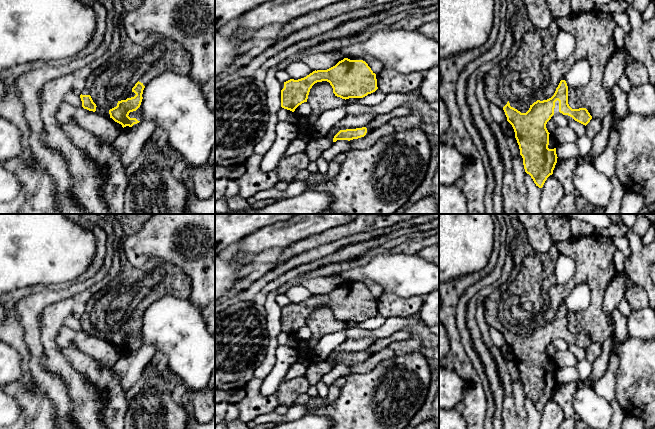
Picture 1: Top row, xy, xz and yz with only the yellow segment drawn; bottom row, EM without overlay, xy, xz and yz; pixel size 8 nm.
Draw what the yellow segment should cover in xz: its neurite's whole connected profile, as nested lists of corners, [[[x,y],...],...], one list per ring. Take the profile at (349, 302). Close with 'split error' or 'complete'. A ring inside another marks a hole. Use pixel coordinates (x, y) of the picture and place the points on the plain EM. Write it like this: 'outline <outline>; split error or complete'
outline [[[344,282],[327,294],[315,294],[304,302],[298,304],[290,303],[284,306],[284,312],[281,314],[281,331],[294,336],[299,329],[307,326],[312,310],[322,305],[329,306],[335,320],[345,324],[349,322],[363,322],[378,313],[376,298],[365,285]]]; complete

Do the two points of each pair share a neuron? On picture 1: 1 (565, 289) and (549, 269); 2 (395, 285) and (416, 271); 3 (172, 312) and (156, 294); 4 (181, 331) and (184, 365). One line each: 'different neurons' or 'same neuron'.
1: different neurons
2: same neuron
3: different neurons
4: same neuron

